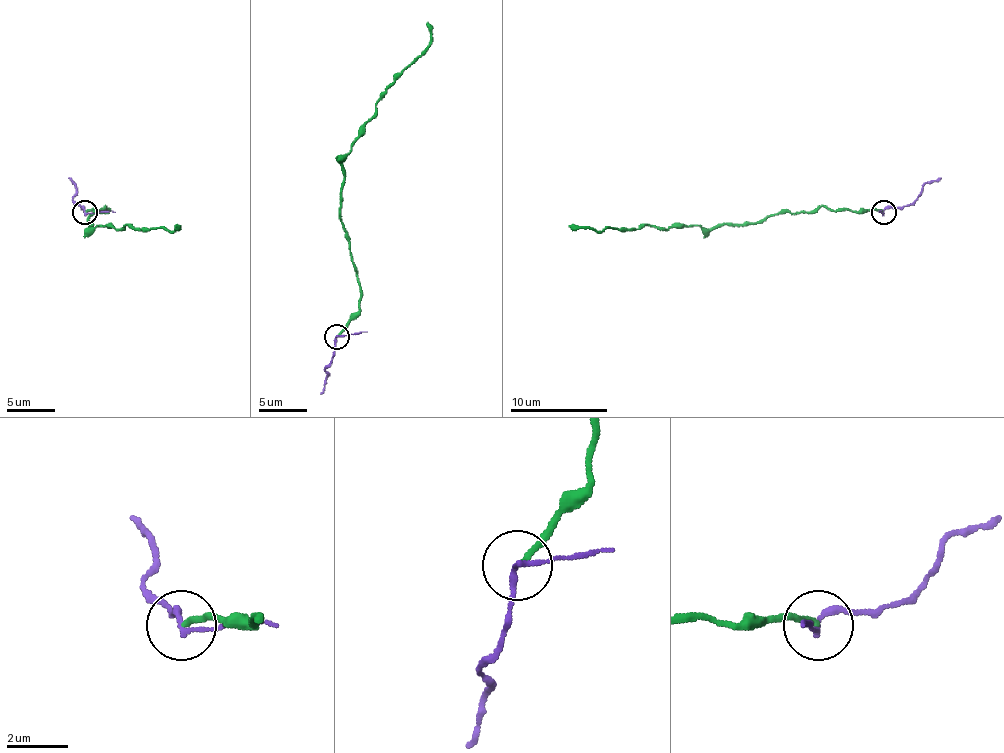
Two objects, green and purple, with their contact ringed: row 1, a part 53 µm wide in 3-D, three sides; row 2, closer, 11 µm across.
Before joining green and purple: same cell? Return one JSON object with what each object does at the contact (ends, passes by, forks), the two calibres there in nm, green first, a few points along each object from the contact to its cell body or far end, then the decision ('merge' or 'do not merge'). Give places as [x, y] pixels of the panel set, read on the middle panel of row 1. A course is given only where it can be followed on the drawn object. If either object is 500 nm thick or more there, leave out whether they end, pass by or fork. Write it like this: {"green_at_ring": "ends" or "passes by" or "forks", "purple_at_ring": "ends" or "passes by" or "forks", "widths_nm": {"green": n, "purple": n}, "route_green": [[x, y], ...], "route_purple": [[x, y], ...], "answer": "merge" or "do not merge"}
{"green_at_ring": "ends", "purple_at_ring": "passes by", "widths_nm": {"green": 180, "purple": 170}, "route_green": [[336, 336], [360, 299], [341, 219], [343, 158], [380, 95], [428, 44], [426, 22]], "route_purple": [[336, 336], [331, 360], [324, 367], [328, 375], [321, 394]], "answer": "do not merge"}

